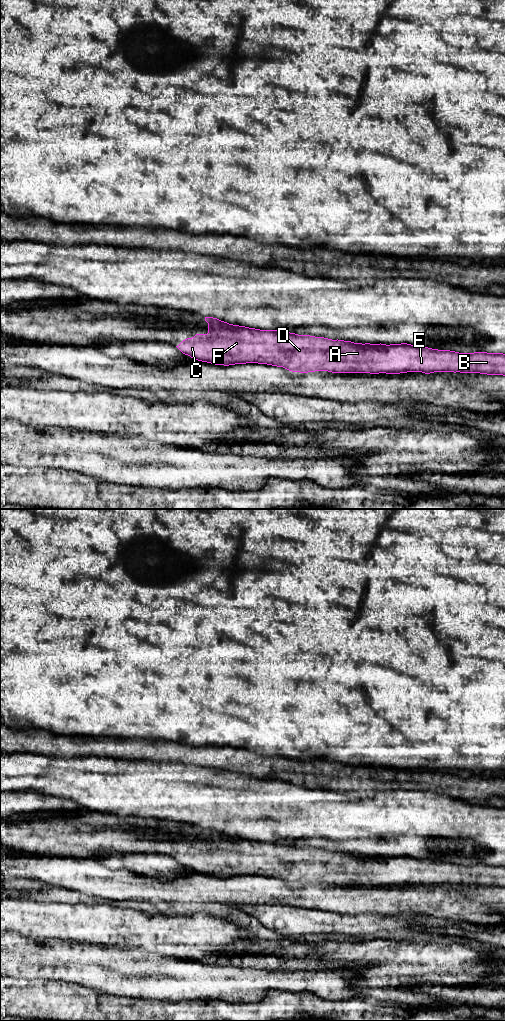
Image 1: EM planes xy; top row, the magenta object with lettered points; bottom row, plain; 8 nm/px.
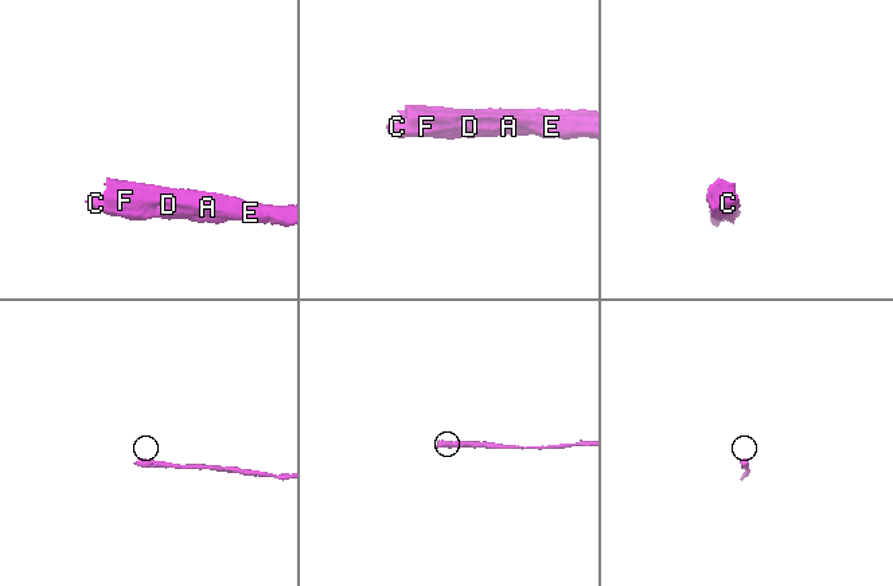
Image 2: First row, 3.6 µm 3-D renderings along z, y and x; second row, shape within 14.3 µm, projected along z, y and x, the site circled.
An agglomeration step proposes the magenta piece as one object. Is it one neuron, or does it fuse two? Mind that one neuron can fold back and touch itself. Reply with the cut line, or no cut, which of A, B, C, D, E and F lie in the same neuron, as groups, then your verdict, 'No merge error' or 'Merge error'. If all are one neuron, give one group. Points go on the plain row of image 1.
No split. Groups: A B C D E F. No merge error

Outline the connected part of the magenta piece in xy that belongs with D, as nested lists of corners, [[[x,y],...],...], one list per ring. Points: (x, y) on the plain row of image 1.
[[[205,829],[207,846],[196,846],[176,858],[183,866],[194,872],[215,877],[246,875],[267,876],[283,879],[292,884],[308,885],[328,883],[332,885],[400,886],[407,884],[460,884],[505,888],[505,866],[503,865],[459,865],[417,859],[407,855],[370,856],[332,852],[324,849],[298,847],[284,842],[260,842],[233,837],[213,829]]]

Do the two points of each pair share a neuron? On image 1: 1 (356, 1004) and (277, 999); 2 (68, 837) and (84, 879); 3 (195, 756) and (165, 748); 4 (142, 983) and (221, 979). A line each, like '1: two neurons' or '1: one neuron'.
1: one neuron
2: two neurons
3: one neuron
4: one neuron

